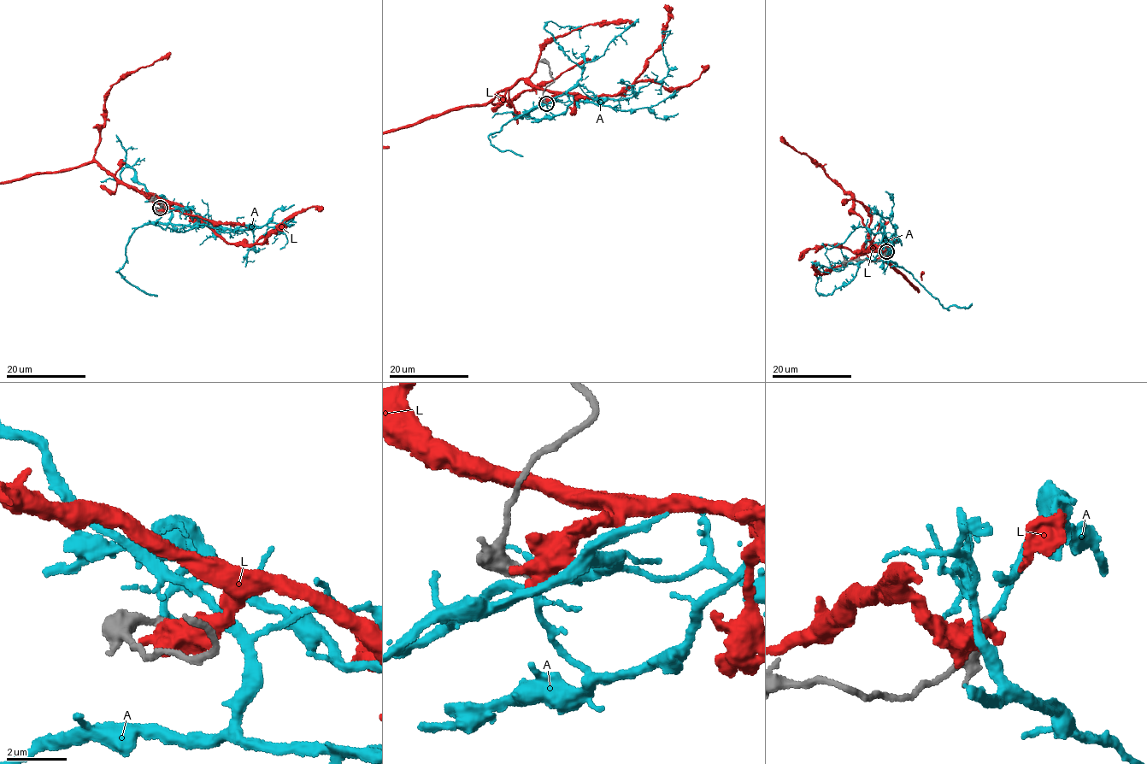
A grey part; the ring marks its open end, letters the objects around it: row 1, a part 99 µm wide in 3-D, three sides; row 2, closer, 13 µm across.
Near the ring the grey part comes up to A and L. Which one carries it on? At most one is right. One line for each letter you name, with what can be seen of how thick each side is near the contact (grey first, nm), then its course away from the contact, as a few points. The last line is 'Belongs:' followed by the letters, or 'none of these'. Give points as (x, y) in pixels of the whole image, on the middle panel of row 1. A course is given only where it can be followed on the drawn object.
A: Thickness 220 nm (grey) against 160 nm. Its course: (547, 103), (557, 114), (573, 101), (603, 101), (582, 85), (571, 86), (491, 133), (491, 144), (522, 156)
Belongs: A

